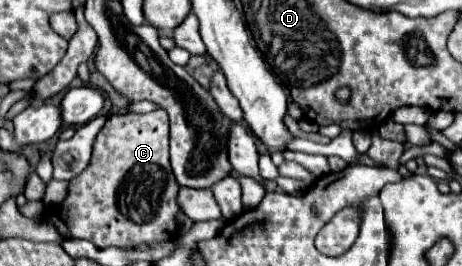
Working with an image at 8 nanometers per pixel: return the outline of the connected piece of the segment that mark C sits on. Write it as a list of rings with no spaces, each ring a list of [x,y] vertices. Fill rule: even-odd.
[[[160,108],[160,110],[154,110],[150,114],[126,114],[126,116],[110,116],[104,124],[104,128],[100,130],[100,134],[96,136],[96,142],[94,142],[94,152],[92,152],[92,158],[90,158],[90,164],[86,166],[84,172],[80,172],[80,176],[74,176],[70,180],[70,192],[68,192],[68,198],[56,206],[56,208],[50,208],[46,212],[46,218],[58,228],[60,236],[62,238],[86,238],[90,242],[94,242],[94,246],[98,248],[110,248],[110,246],[118,246],[118,248],[134,248],[138,244],[148,244],[148,242],[160,242],[160,240],[172,240],[178,236],[178,204],[176,204],[176,192],[180,190],[176,178],[172,176],[172,168],[170,168],[170,162],[168,162],[168,114]]]

